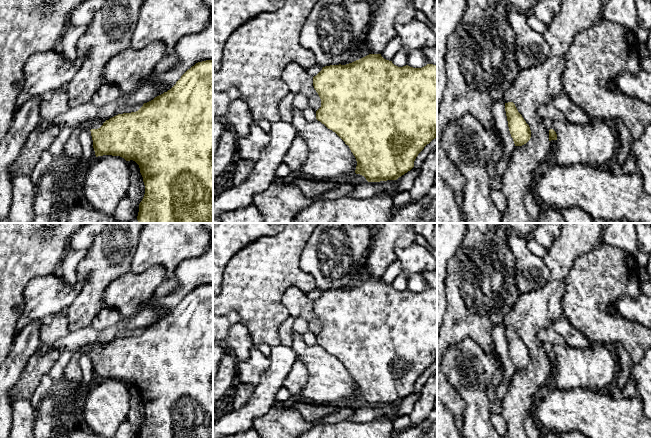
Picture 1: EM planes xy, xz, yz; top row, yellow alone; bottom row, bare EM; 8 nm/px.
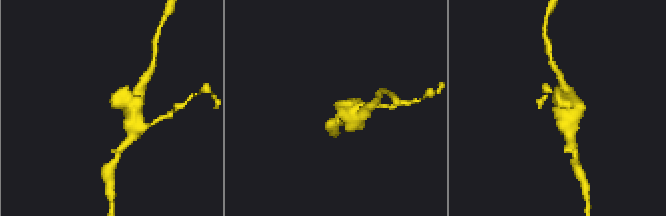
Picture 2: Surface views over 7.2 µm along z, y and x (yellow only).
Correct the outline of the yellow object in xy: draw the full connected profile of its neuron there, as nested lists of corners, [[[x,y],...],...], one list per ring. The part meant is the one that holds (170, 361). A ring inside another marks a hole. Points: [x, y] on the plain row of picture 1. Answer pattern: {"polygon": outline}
{"polygon": [[[213,284],[196,287],[181,300],[170,314],[144,327],[138,335],[118,338],[106,344],[100,352],[90,355],[96,381],[120,380],[126,385],[133,384],[139,389],[145,409],[145,418],[139,428],[138,438],[213,438]]]}

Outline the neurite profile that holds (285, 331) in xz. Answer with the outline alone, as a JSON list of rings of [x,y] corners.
[[[288,317],[280,324],[278,328],[278,335],[281,345],[285,345],[285,346],[292,345],[293,324],[294,324],[294,318],[292,317]]]

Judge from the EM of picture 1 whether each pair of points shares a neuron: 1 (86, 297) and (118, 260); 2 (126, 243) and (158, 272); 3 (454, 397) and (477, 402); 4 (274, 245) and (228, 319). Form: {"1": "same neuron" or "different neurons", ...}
{"1": "same neuron", "2": "different neurons", "3": "different neurons", "4": "different neurons"}

